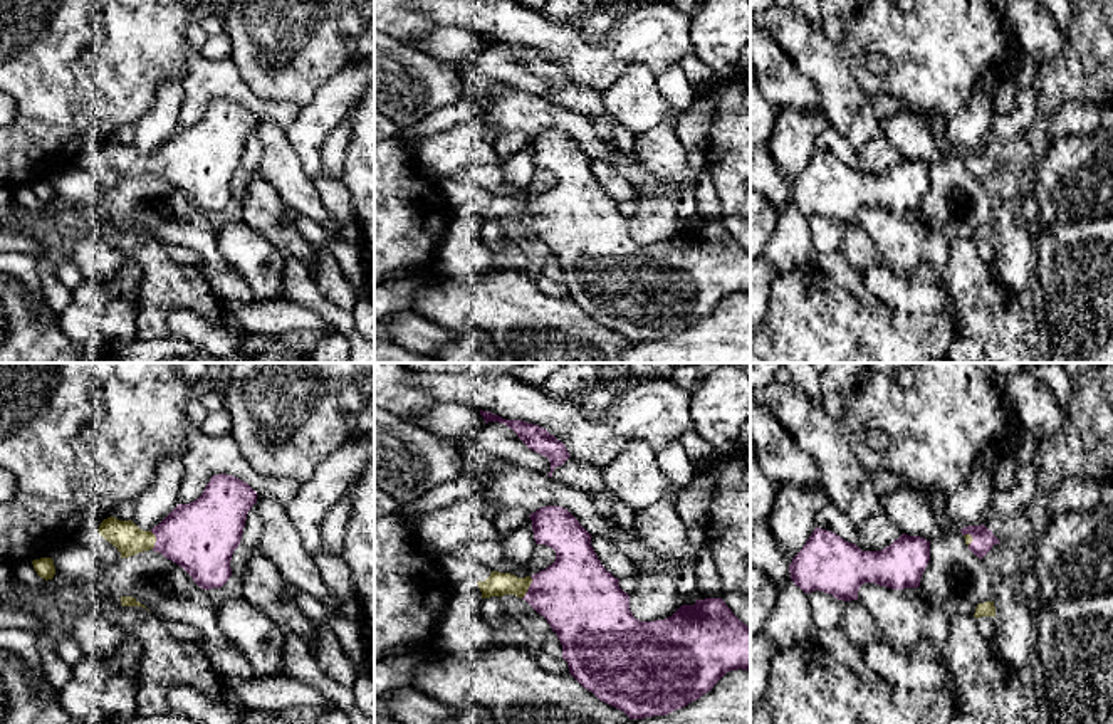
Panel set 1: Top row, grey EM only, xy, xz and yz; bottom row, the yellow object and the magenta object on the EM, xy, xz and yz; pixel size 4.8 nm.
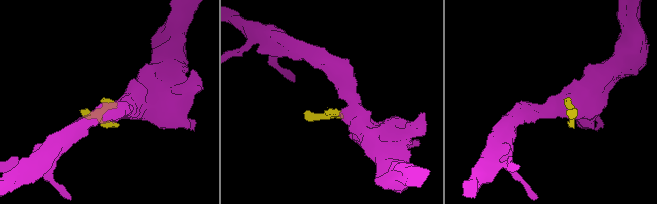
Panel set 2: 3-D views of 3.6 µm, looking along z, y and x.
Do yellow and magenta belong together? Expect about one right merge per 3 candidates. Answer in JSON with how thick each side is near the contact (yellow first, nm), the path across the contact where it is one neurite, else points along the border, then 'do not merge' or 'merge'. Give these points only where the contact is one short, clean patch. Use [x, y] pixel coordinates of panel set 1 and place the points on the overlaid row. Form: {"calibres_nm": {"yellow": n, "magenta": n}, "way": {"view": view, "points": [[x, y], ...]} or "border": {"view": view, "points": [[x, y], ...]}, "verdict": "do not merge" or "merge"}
{"calibres_nm": {"yellow": 110, "magenta": 380}, "way": {"view": "xz", "points": [[497, 583], [527, 588], [576, 595]]}, "verdict": "merge"}

